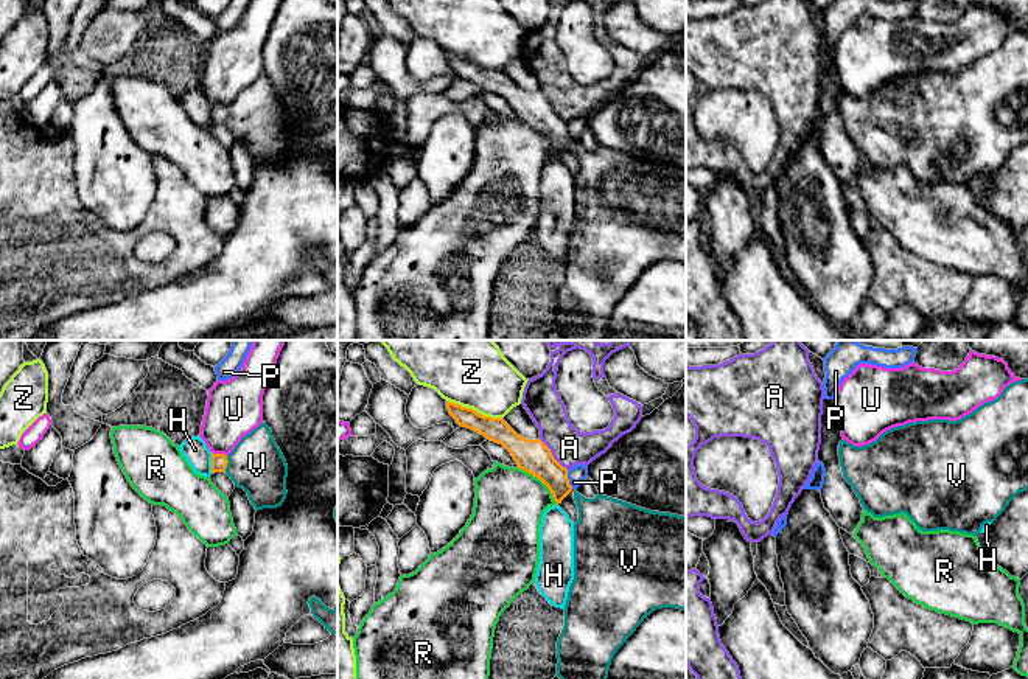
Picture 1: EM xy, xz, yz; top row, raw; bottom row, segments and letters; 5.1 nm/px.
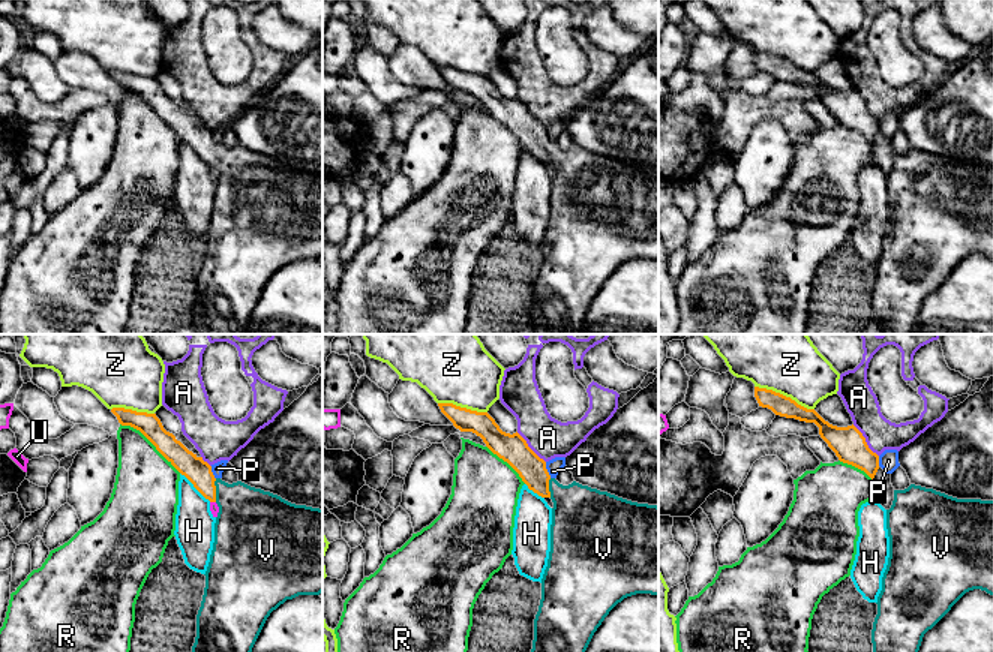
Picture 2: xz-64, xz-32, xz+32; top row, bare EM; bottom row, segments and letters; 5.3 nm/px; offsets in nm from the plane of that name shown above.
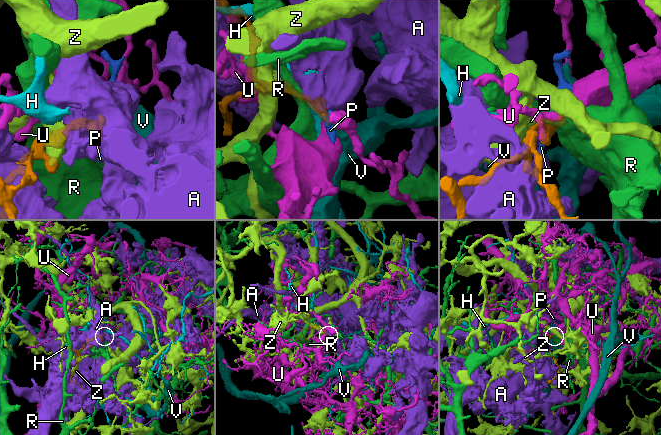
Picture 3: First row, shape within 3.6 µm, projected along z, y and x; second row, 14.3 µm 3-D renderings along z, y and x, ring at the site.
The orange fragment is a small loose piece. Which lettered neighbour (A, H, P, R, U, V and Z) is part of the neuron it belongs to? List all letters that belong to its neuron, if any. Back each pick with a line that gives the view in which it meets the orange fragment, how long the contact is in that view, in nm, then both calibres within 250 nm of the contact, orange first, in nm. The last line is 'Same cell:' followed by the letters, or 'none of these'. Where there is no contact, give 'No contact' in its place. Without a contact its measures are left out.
V: Touches orange in xy. Shared border 80 nm. Thickness 80 nm (orange) against 280 nm
Same cell: V

